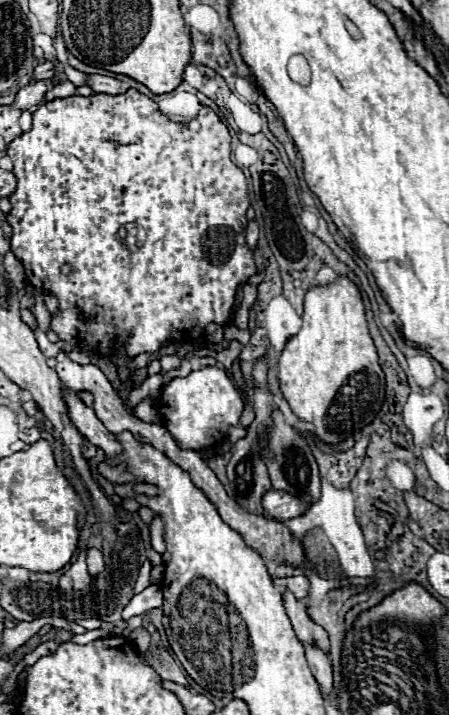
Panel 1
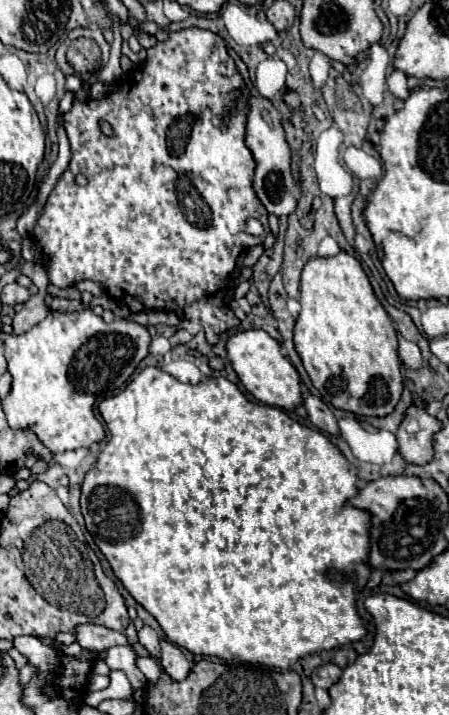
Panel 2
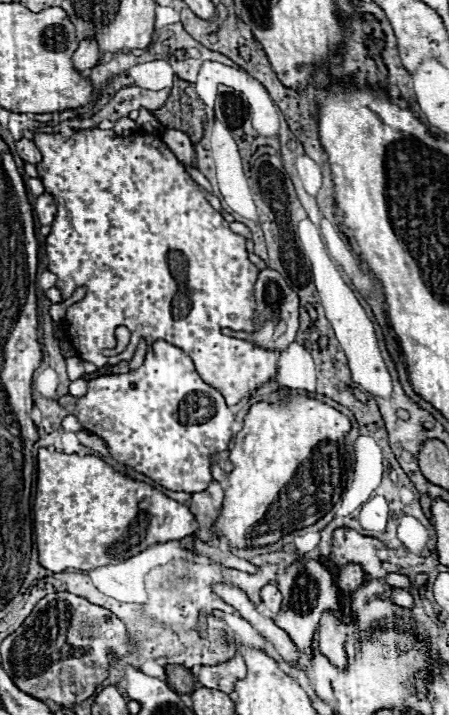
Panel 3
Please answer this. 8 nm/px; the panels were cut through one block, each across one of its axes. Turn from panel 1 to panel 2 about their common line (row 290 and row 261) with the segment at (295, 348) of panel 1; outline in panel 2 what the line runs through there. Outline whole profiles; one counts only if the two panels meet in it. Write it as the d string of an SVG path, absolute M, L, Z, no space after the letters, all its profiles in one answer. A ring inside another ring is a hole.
M340 250L336 256L310 258L302 270L300 314L294 324L294 346L302 364L326 404L360 416L386 416L402 394L402 364L392 318L376 298L360 262Z

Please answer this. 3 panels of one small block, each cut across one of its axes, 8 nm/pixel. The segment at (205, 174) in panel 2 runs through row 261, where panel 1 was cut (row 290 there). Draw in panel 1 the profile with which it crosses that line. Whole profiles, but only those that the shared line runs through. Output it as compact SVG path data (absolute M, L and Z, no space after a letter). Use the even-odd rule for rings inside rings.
M130 88L120 96L68 96L56 98L38 106L32 114L34 124L30 132L16 136L8 144L8 156L14 162L14 174L18 178L16 190L10 194L12 210L6 220L12 226L12 252L26 268L26 280L34 288L42 288L58 298L58 310L52 316L50 328L60 336L60 340L80 340L88 344L88 348L96 350L100 356L110 356L118 348L124 346L128 358L134 358L142 352L156 352L168 342L192 342L202 338L208 324L226 324L232 314L234 296L242 282L248 282L256 274L256 264L250 248L246 246L246 210L250 206L248 198L248 182L242 170L230 160L230 132L220 122L218 114L210 106L202 106L198 116L190 122L170 122L154 100ZM62 266L72 266L70 274L62 274Z

